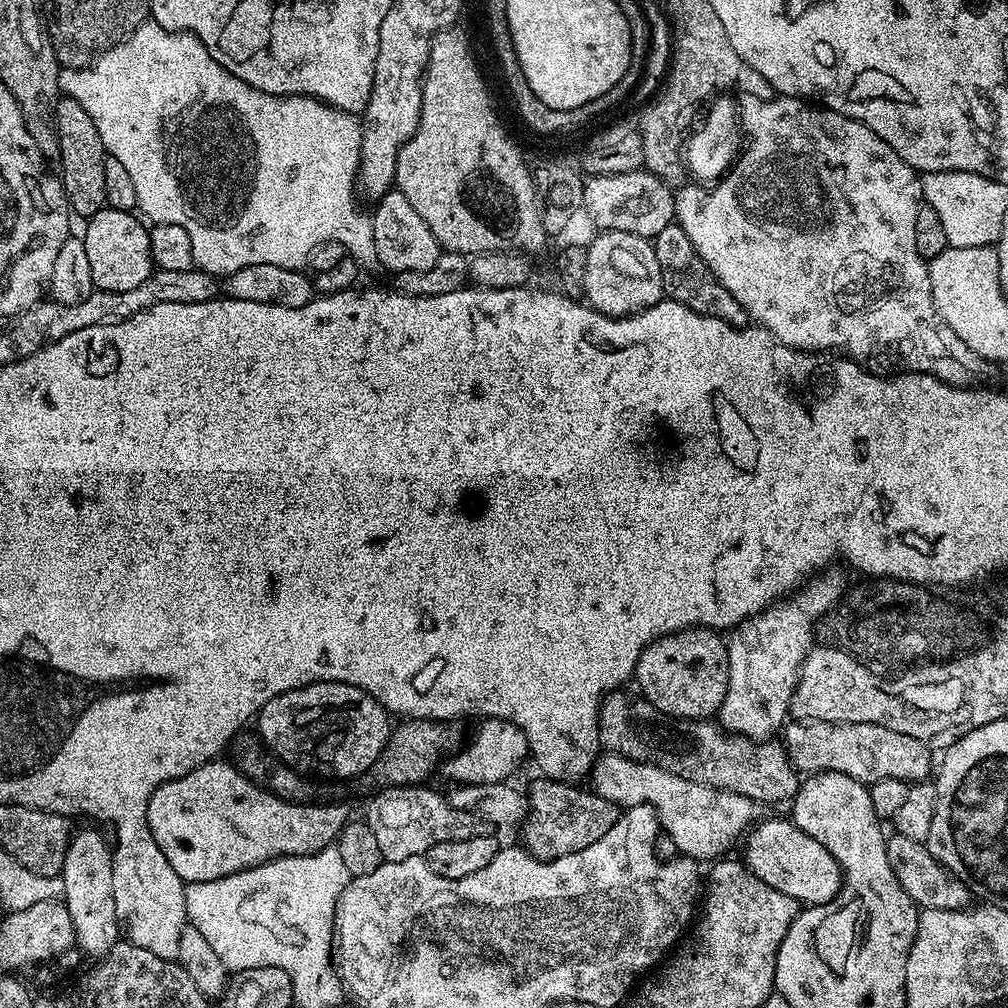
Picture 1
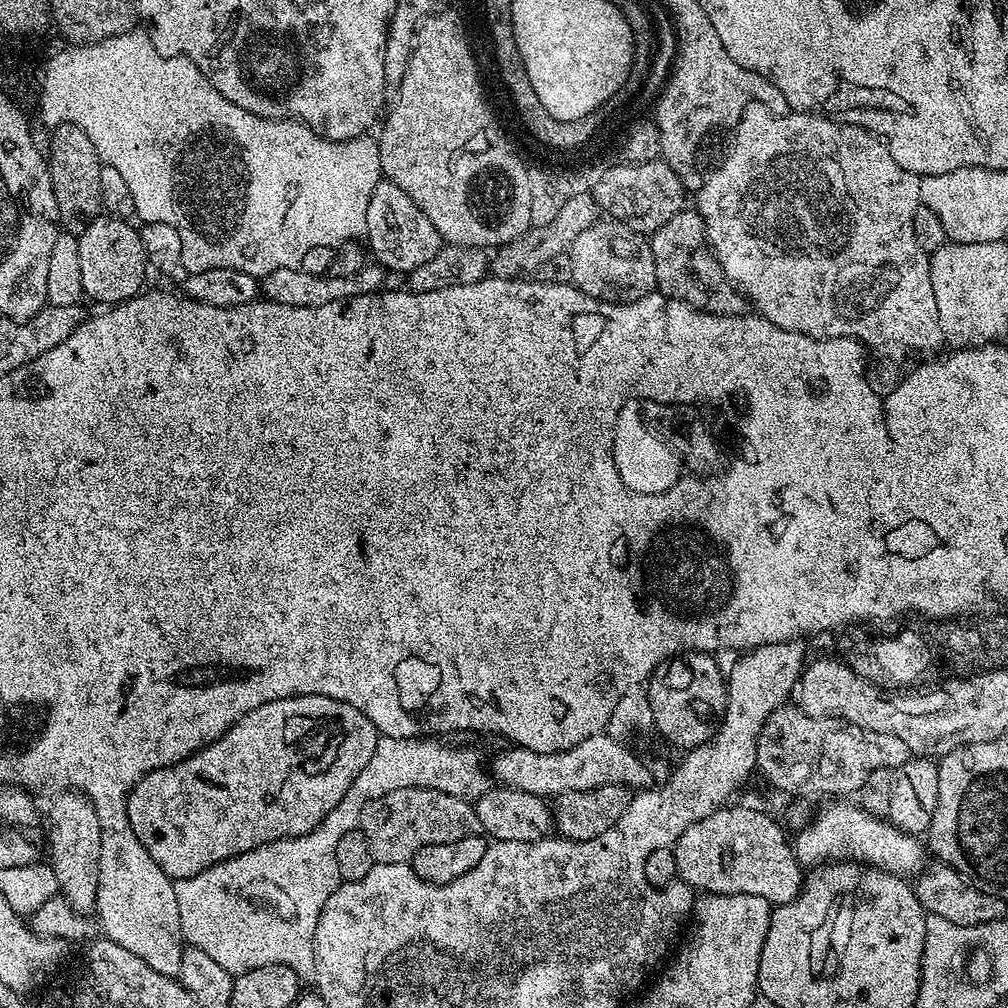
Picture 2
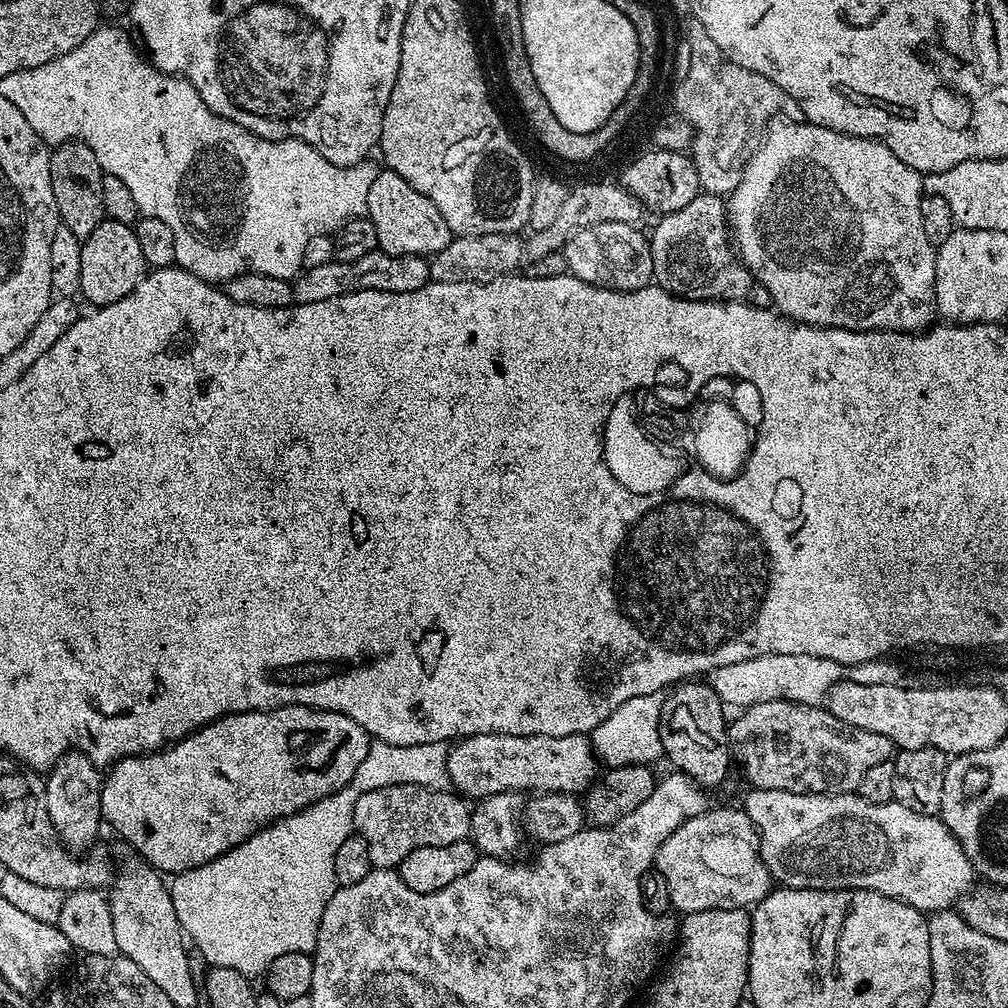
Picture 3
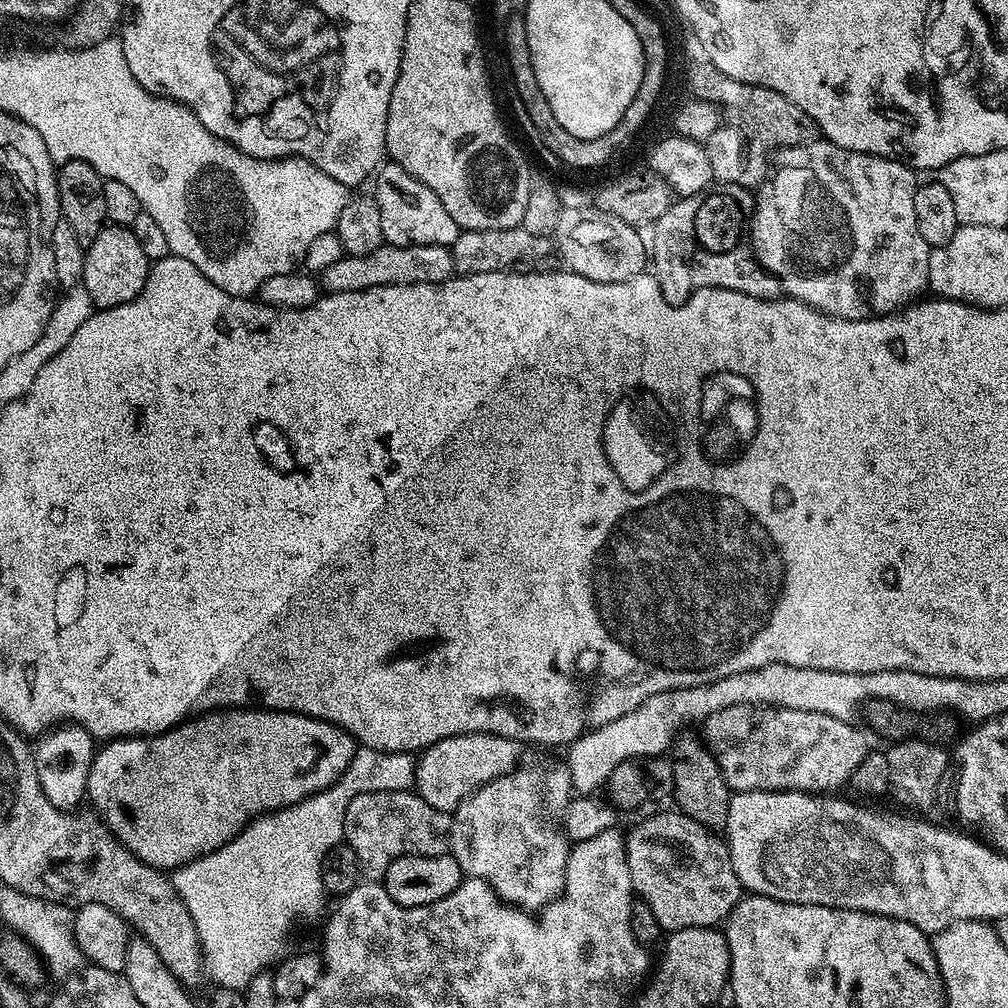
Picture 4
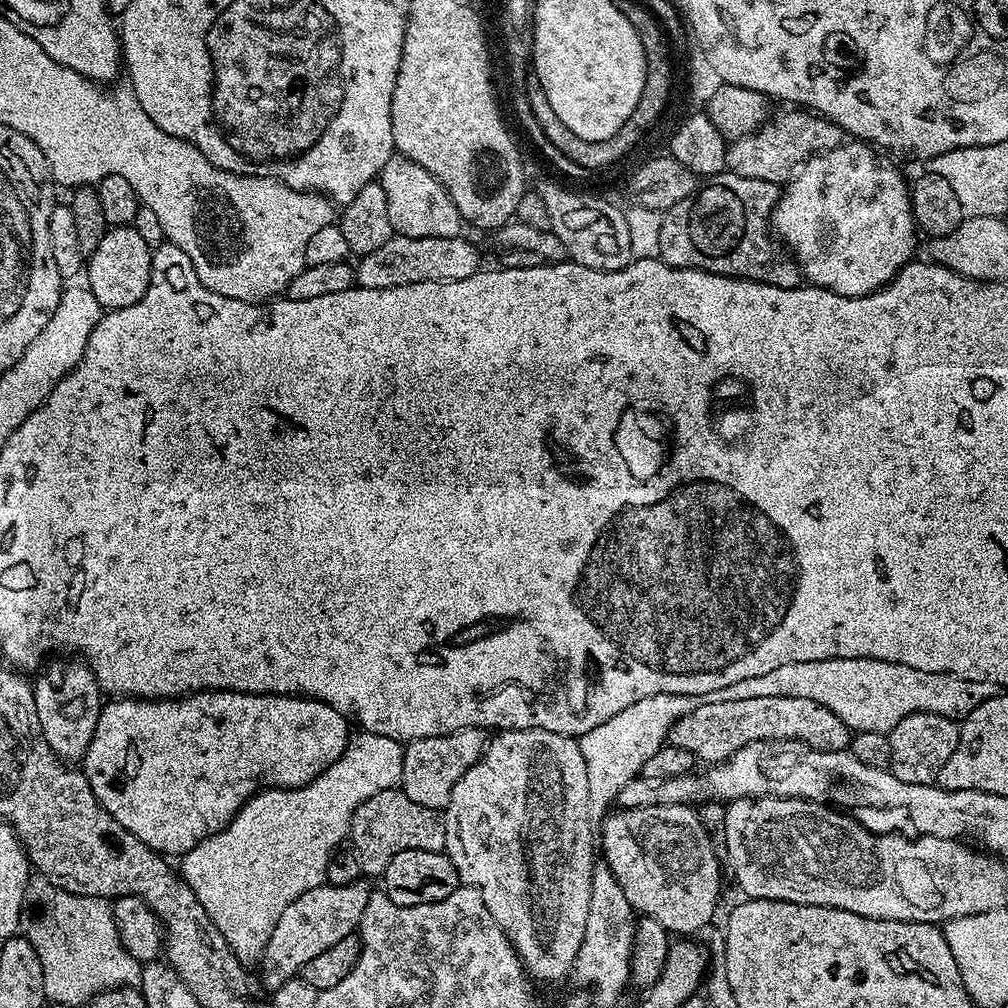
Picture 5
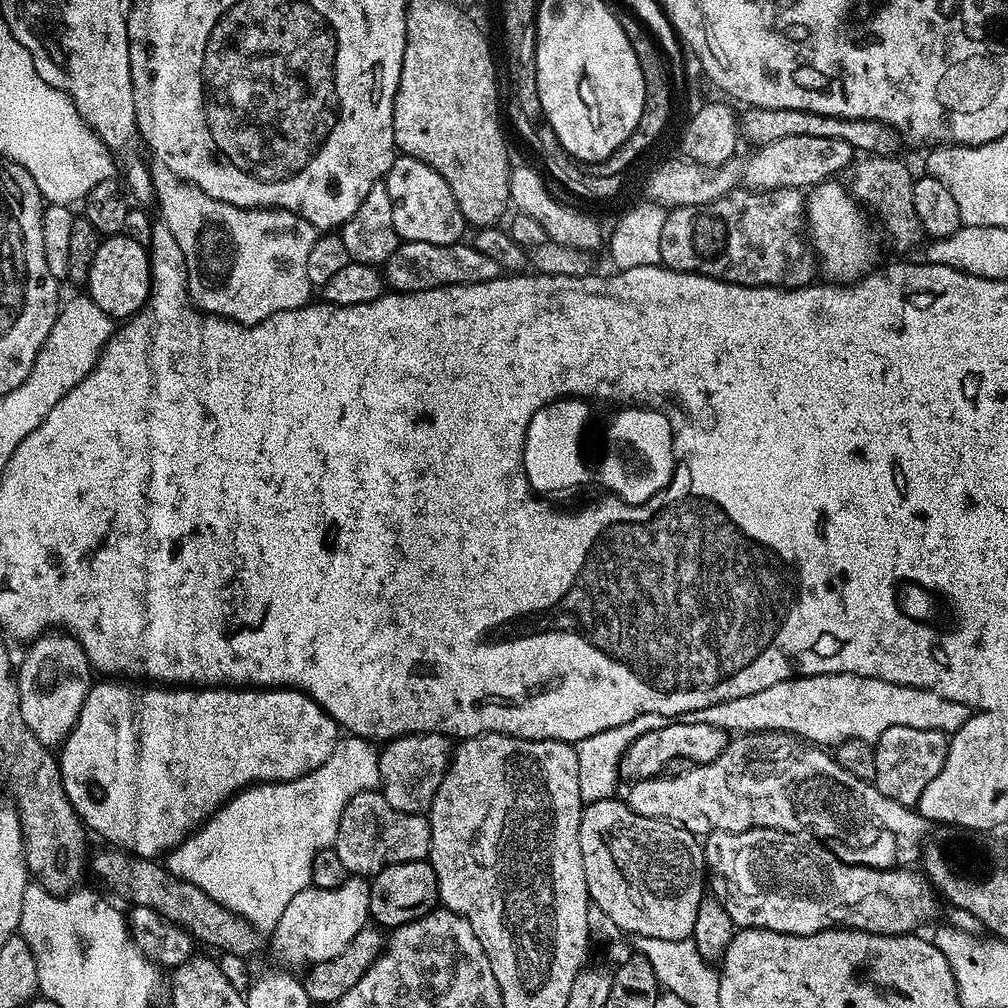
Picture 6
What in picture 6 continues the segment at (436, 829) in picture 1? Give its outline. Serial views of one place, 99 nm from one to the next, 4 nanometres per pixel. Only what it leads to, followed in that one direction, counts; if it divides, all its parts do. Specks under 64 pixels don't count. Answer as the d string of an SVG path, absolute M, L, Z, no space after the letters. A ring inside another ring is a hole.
M379 791L360 792L348 803L340 819L340 829L336 835L334 847L338 858L342 858L342 862L346 862L349 873L355 874L357 877L371 877L389 863L388 848L394 847L395 844L406 843L411 836L428 838L431 834L429 817L424 814L397 812L391 806L383 806L384 808L377 810L375 820L372 817L372 804L381 803L381 800L382 796ZM376 824L380 827L384 840L380 837Z

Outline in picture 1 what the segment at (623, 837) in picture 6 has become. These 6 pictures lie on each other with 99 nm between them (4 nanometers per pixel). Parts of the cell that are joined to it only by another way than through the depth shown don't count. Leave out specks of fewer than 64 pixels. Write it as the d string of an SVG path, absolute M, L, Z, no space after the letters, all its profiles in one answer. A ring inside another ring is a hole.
M761 819L747 833L743 844L742 860L748 871L766 882L766 886L774 886L774 890L794 898L801 905L825 904L840 893L840 863L830 854L827 844L803 832L791 819Z

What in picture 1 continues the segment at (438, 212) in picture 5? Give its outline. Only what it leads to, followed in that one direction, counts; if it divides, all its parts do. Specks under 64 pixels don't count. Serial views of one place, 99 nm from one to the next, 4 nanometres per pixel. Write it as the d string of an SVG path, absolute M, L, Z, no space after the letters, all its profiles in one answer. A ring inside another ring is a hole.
M390 190L385 196L375 201L371 209L372 229L374 230L374 246L378 249L380 268L389 268L392 274L406 270L426 270L438 262L441 254L440 243L430 234L430 226L422 222L422 217L410 206L406 194Z

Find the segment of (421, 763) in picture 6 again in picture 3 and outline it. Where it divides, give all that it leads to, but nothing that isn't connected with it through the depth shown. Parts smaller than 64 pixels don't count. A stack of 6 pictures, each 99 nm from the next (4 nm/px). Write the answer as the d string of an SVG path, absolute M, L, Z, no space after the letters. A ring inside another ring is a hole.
M491 732L459 739L451 745L447 756L447 772L453 787L474 800L506 792L580 794L597 777L596 764L598 758L587 735L520 736Z

